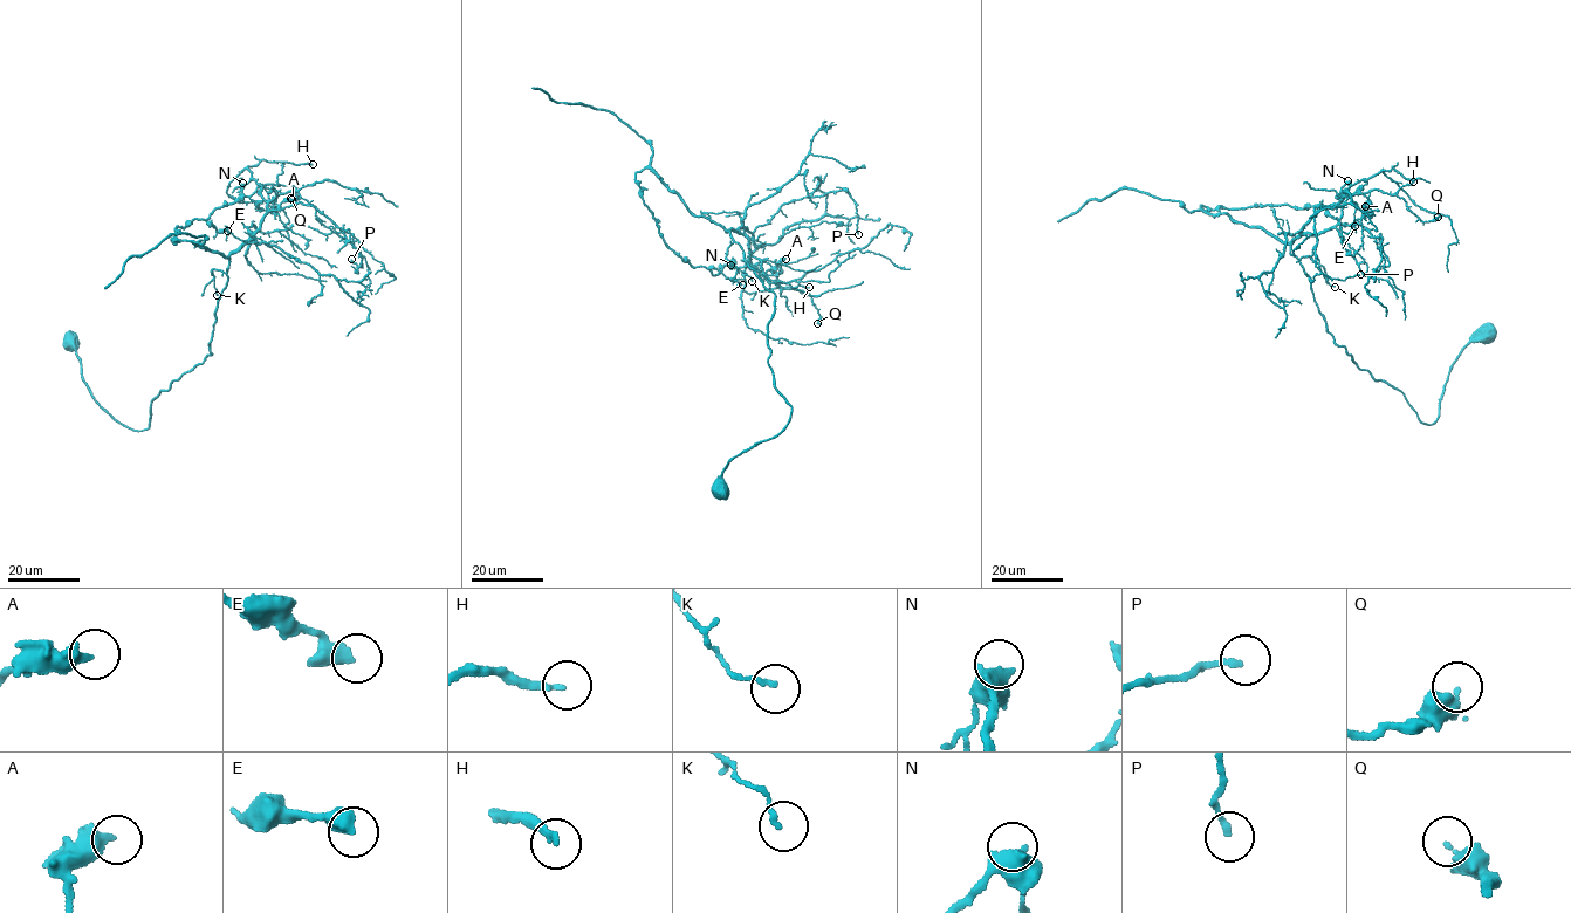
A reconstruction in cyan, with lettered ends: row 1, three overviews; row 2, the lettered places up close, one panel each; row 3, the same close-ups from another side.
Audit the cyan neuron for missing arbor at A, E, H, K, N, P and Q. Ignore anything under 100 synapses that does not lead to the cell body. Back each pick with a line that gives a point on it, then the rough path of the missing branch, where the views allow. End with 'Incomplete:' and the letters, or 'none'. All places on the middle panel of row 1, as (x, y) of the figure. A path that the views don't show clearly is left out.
Incomplete: none

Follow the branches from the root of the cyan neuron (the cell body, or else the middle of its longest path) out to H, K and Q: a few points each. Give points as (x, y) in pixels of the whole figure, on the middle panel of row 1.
H: (719, 491), (728, 462), (791, 410), (768, 361), (775, 296), (726, 231), (753, 235), (747, 293), (809, 287)
K: (719, 491), (728, 462), (781, 432), (791, 410), (768, 361), (775, 296), (734, 242), (727, 260), (752, 281)
Q: (719, 491), (791, 410), (768, 361), (775, 296), (726, 231), (750, 232), (755, 274), (805, 293), (817, 323)

